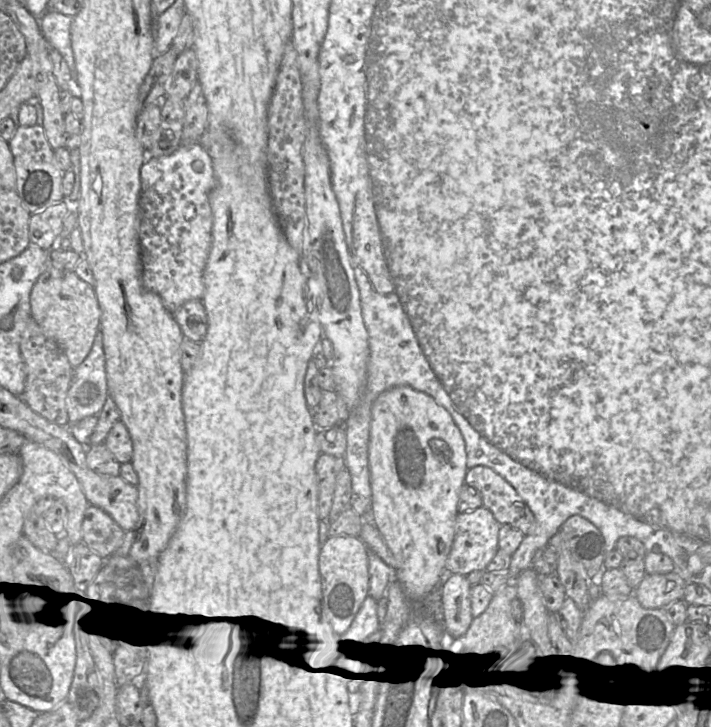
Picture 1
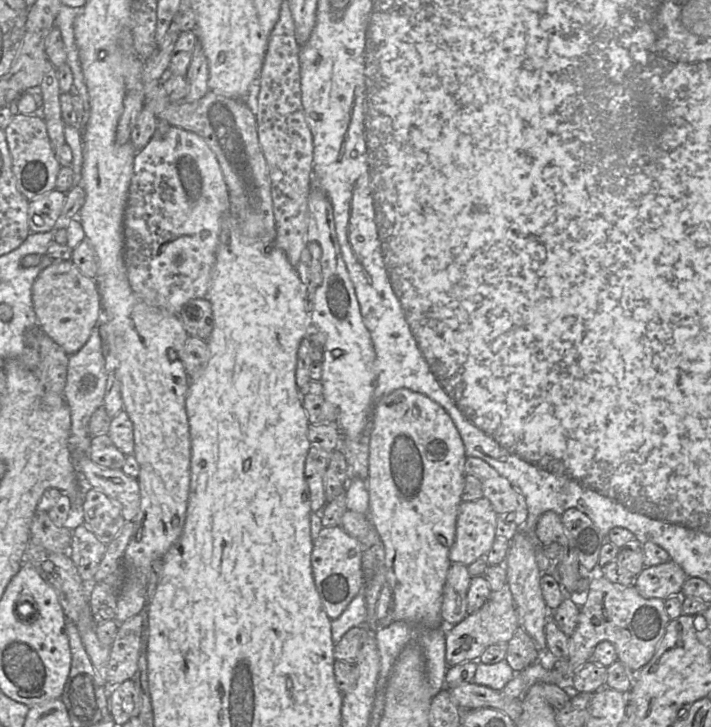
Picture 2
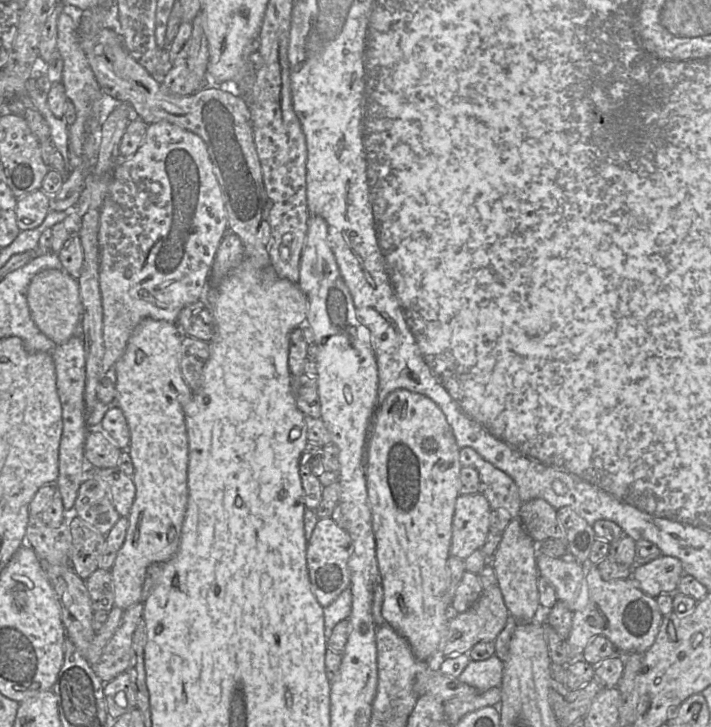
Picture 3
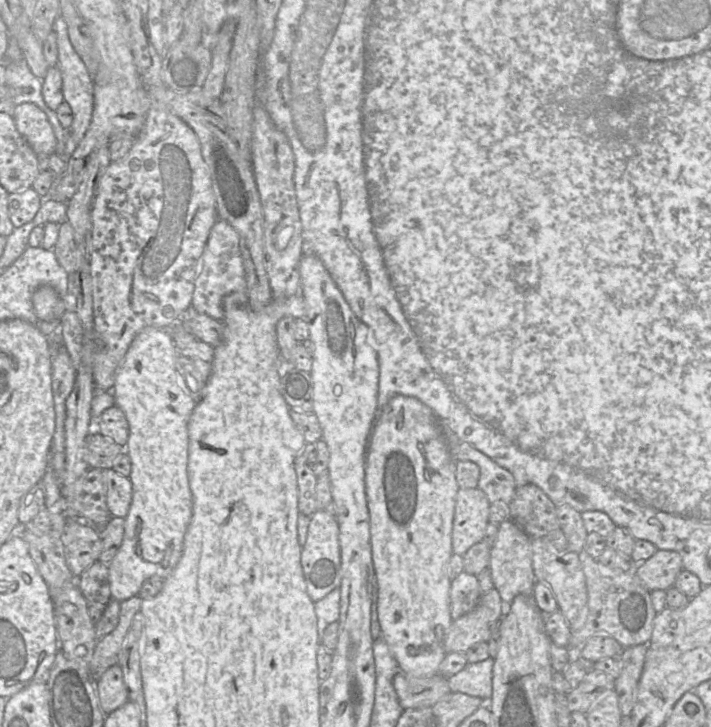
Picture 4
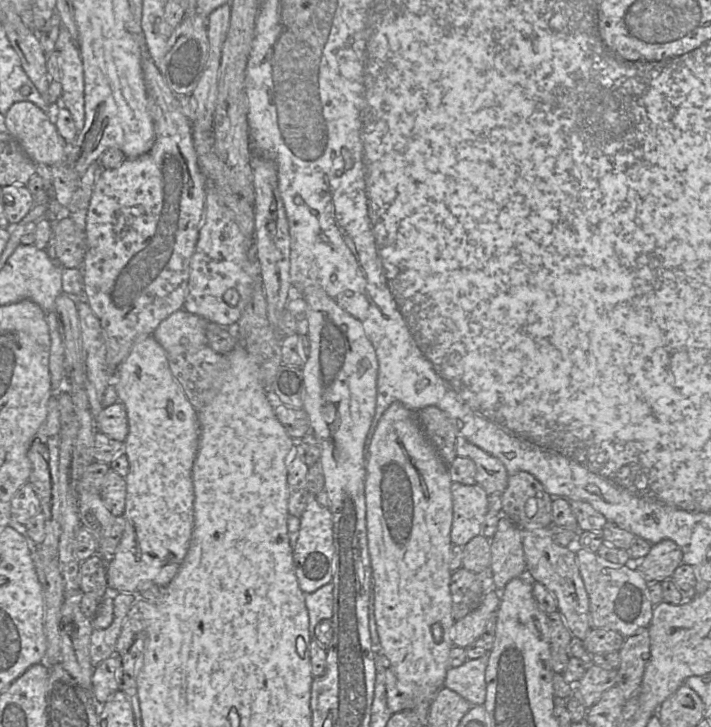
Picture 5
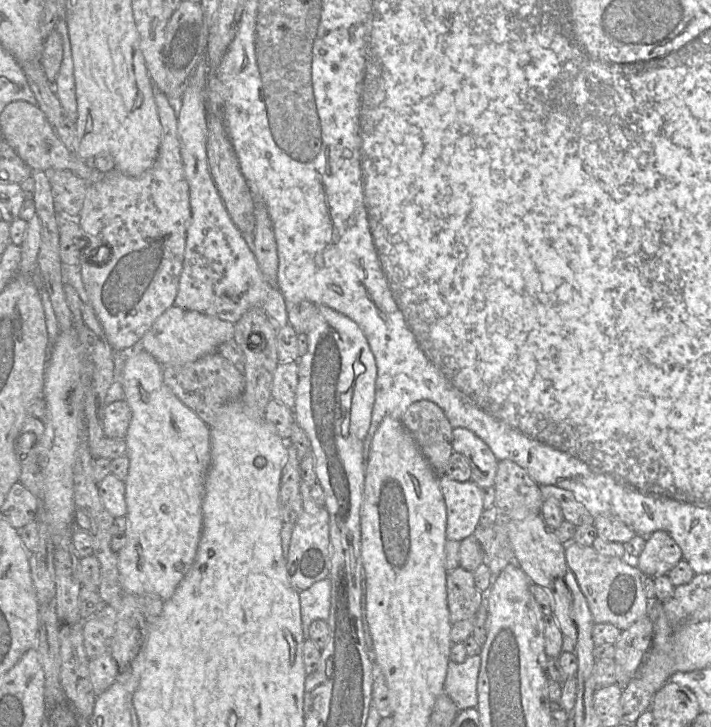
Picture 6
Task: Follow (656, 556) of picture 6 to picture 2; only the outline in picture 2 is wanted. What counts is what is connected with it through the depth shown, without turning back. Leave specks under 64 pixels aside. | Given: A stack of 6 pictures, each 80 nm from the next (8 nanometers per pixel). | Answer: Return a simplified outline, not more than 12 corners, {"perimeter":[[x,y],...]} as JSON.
{"perimeter":[[673,560],[644,567],[634,586],[643,598],[681,596],[687,579]]}

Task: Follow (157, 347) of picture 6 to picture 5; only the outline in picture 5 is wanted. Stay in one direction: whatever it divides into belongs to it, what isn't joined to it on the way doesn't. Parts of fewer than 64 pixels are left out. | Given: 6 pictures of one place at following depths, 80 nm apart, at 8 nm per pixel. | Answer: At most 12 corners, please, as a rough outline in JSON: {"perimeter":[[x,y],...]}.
{"perimeter":[[183,309],[152,336],[167,355],[208,345],[208,321]]}

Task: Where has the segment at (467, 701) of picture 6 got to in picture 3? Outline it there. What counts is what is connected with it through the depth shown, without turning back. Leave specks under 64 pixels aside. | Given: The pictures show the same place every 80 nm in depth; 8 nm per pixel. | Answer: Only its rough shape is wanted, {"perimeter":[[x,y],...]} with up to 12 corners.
{"perimeter":[[498,656],[471,660],[458,680],[479,692],[500,687]]}

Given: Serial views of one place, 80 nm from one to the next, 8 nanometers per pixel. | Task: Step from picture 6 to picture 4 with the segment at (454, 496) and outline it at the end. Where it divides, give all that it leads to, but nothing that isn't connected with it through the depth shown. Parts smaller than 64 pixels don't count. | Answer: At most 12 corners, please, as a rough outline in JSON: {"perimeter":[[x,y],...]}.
{"perimeter":[[480,488],[458,489],[453,554],[484,540],[489,506]]}

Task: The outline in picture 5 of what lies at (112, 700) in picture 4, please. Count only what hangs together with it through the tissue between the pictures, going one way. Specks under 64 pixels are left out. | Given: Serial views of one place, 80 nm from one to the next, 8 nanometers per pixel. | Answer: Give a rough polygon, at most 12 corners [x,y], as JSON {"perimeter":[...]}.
{"perimeter":[[113,655],[93,669],[98,705],[118,690],[121,661]]}

